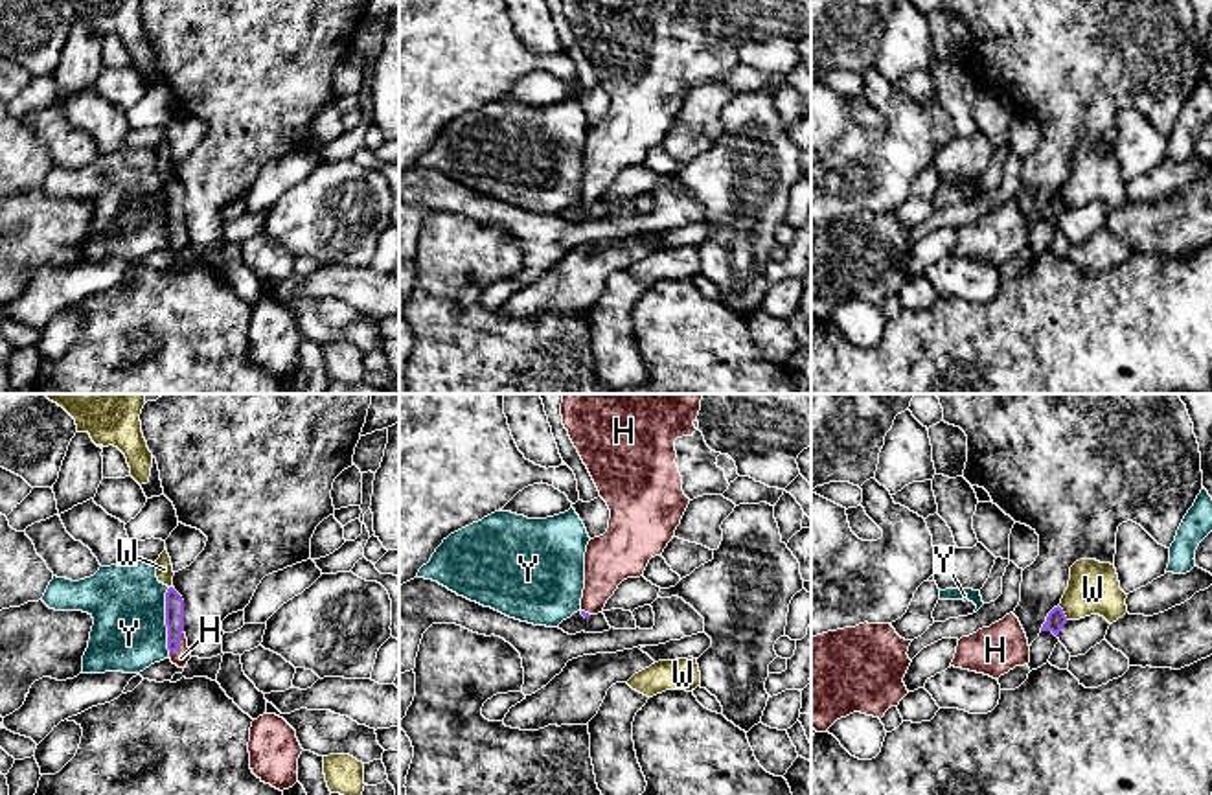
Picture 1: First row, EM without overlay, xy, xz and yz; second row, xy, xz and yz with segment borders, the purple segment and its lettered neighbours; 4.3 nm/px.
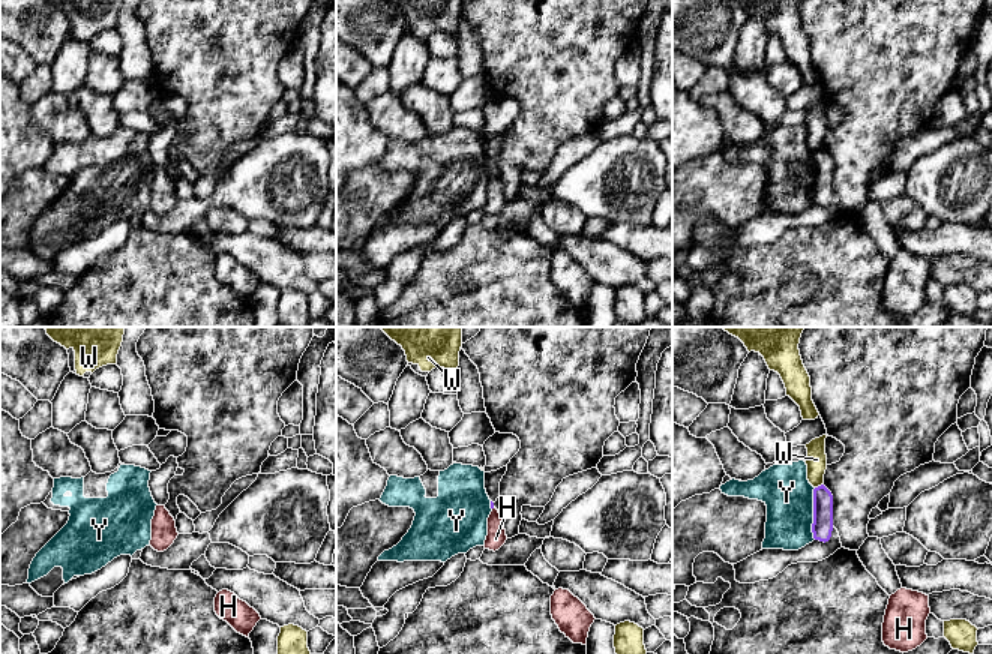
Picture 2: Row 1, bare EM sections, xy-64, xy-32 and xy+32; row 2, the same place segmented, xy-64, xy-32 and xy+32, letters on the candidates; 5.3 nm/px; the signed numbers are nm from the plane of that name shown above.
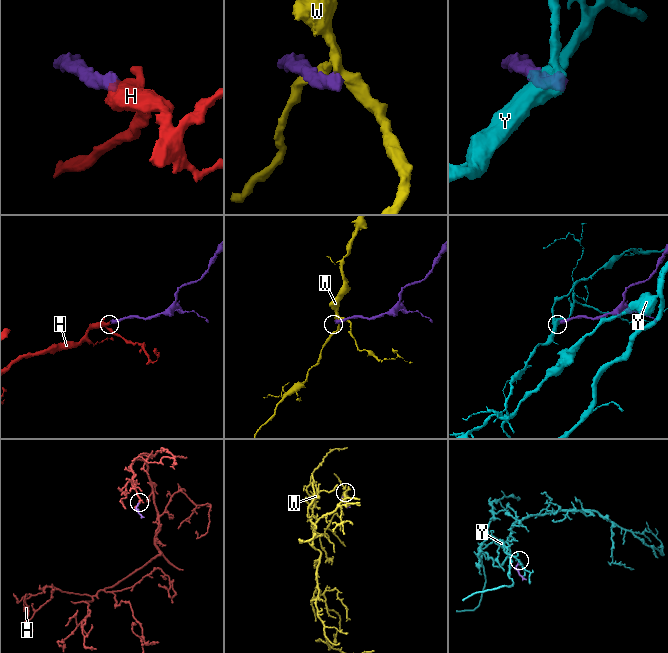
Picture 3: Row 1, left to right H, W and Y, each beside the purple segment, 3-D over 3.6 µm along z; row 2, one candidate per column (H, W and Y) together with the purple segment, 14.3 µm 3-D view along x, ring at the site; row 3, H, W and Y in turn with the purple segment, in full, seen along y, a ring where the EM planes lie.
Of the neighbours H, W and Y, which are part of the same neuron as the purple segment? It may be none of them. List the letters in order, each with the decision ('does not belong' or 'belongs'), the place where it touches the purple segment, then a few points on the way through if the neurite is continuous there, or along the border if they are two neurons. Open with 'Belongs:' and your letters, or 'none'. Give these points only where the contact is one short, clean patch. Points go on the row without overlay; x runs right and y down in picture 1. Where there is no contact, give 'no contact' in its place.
Belongs: H
H: belongs; contact xy (179, 232); way xy (173, 188), (179, 232), (181, 245)
W: does not belong; contact yz (1063, 201)
Y: does not belong; contact xy (166, 210)

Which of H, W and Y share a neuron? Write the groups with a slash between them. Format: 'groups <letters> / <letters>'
groups H / W / Y

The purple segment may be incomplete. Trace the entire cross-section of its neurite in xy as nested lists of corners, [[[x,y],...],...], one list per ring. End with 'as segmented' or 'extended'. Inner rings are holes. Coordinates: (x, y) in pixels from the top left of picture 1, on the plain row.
[[[173,175],[166,180],[166,213],[169,247],[178,256],[186,256],[191,241],[184,221],[184,188]]]; extended

